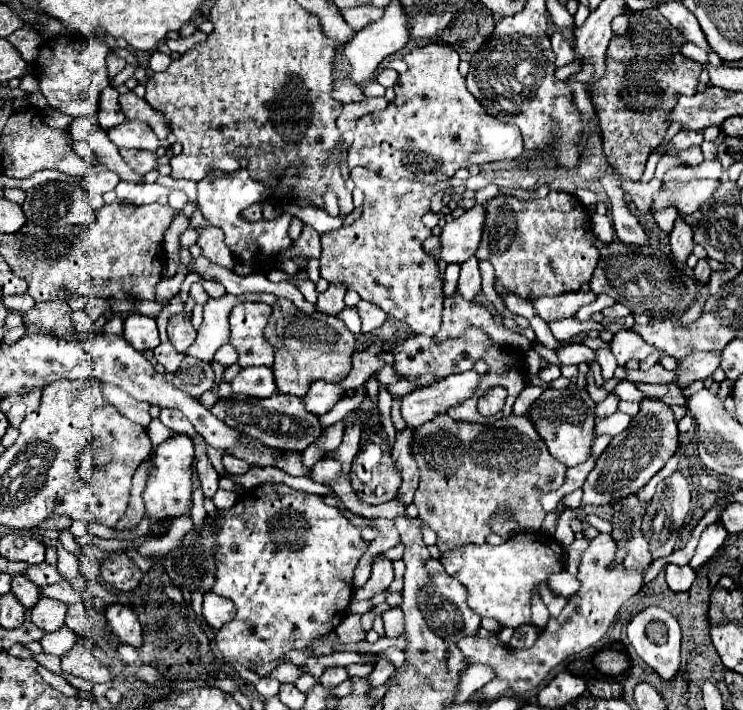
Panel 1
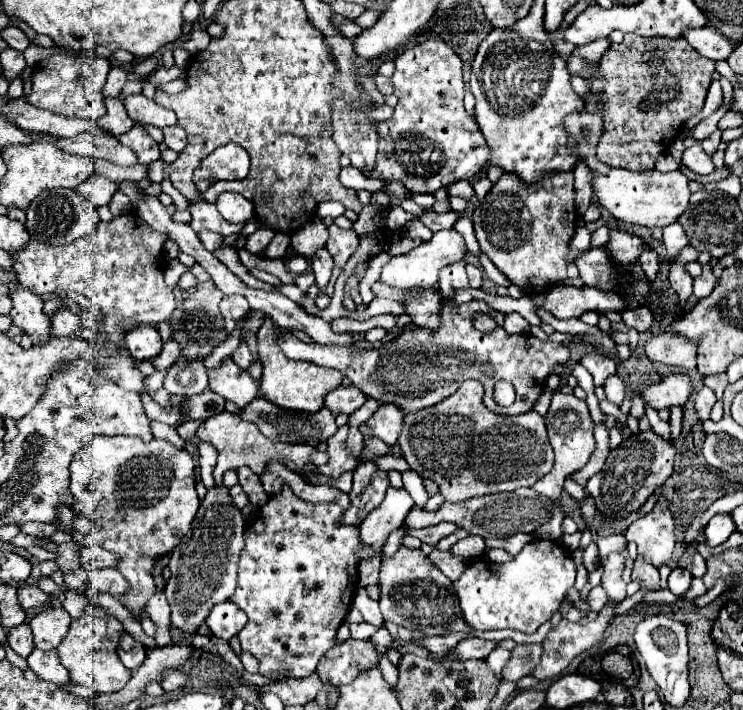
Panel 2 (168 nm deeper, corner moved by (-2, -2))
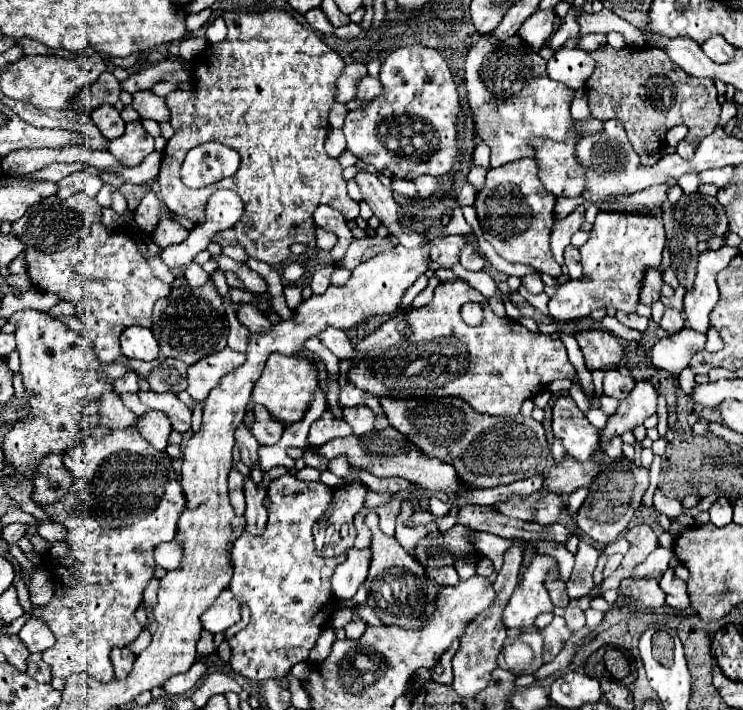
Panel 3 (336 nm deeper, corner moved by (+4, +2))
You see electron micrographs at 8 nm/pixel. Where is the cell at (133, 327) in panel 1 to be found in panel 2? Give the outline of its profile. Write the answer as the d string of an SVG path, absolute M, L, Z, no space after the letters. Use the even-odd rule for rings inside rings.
M134 327L124 337L126 347L130 347L130 353L134 359L152 359L162 351L160 335L154 327Z

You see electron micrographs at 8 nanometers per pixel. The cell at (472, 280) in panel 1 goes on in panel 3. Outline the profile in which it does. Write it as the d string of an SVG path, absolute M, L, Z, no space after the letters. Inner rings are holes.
M470 241L462 247L460 263L462 263L462 267L468 269L468 271L482 271L482 269L486 267L486 259L478 253L476 245L472 245Z

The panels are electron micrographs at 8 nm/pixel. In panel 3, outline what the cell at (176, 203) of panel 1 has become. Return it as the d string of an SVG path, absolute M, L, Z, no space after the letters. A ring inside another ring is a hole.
M162 217L152 231L152 241L160 249L166 249L170 245L180 245L186 237L188 237L188 229L184 229L178 221L172 221L168 217Z

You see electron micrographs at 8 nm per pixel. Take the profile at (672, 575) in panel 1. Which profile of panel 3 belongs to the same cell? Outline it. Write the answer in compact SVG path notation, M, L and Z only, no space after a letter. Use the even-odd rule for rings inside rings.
M672 569L664 571L664 575L660 579L660 587L666 593L666 603L670 607L674 607L674 609L686 609L686 607L690 607L686 583L682 579L678 579Z

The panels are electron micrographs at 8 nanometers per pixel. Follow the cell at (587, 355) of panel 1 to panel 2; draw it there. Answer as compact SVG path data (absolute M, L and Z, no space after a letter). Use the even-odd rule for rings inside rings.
M598 351L586 353L586 355L580 359L580 363L592 373L596 385L602 385L608 375L614 375L614 373L616 373L616 363L614 363L610 357L598 353Z

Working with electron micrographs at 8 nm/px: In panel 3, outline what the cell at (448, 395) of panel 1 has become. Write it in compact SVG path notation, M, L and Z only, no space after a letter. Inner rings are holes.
M344 407L342 409L342 417L344 421L348 421L354 429L354 435L364 435L368 431L374 429L374 415L372 411L368 411L368 407Z

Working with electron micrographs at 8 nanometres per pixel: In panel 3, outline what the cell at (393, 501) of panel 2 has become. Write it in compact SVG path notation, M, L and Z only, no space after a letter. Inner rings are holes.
M350 549L346 553L346 561L340 563L332 575L332 593L338 599L350 599L358 591L358 587L366 581L368 575L368 549L358 551Z

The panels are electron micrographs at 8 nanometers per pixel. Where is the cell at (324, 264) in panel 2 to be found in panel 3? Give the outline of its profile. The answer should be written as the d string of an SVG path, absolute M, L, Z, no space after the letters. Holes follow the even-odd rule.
M322 267L322 269L318 269L318 271L314 273L314 279L312 279L312 283L310 283L314 295L322 295L322 293L328 289L332 271L334 271L334 267Z

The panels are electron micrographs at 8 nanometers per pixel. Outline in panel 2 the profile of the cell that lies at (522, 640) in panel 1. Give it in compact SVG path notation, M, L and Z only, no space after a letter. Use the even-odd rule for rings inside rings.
M518 643L512 649L512 659L508 665L502 669L502 677L506 681L518 681L538 665L538 659L542 655L542 645L540 643Z

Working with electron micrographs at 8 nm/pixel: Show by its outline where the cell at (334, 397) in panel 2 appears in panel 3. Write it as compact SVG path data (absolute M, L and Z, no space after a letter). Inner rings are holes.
M342 383L340 387L340 405L342 407L358 407L358 405L366 405L374 411L376 415L376 429L382 431L386 427L390 427L388 419L384 417L384 411L380 407L380 401L376 399L376 395L372 395L370 391L360 391L358 387L354 387L352 383Z

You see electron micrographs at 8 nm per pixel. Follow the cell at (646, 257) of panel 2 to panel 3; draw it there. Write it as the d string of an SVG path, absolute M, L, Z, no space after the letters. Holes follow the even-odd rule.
M648 271L648 275L644 277L640 303L644 303L644 305L656 303L660 299L660 291L662 291L662 275L658 271Z

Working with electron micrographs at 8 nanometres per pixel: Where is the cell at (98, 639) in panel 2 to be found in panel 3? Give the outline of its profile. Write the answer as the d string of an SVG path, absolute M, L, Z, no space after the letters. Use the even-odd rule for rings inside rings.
M132 429L118 431L118 443L110 439L88 439L86 443L66 451L62 463L72 475L72 485L68 493L60 499L62 509L54 509L54 503L42 505L52 521L60 523L68 531L64 539L68 543L68 555L64 555L62 559L46 557L46 567L62 585L62 593L52 597L48 605L34 607L32 611L32 615L44 621L56 637L56 643L42 653L42 661L52 667L54 677L66 679L72 673L84 671L98 681L112 681L114 669L110 663L110 651L114 647L130 645L140 635L142 627L136 621L134 611L142 603L142 591L154 575L156 563L152 553L158 543L174 539L178 517L184 511L182 487L178 485L170 461L172 459L164 451L154 449Z

